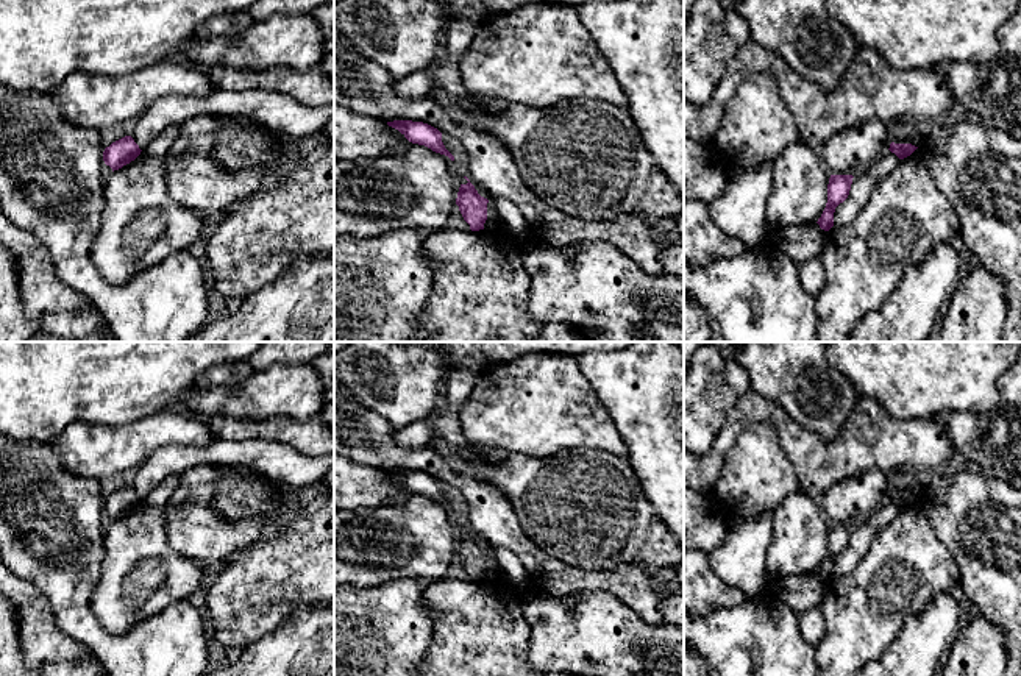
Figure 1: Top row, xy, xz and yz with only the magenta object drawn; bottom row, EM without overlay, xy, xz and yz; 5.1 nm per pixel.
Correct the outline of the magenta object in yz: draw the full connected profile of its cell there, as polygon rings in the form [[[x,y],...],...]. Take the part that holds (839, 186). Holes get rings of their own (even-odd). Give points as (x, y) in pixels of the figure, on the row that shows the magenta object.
[[[831,175],[827,184],[827,203],[816,222],[821,229],[829,231],[834,226],[835,208],[848,198],[852,178],[852,175]]]

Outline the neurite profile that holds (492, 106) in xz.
[[[467,98],[467,101],[461,106],[468,109],[471,114],[481,117],[481,116],[498,116],[504,112],[510,105],[503,98],[487,98],[482,101]]]

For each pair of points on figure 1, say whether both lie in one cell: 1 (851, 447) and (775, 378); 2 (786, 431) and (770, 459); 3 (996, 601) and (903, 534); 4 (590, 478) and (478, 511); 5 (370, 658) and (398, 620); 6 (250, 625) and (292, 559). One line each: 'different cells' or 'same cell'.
1: different cells
2: different cells
3: different cells
4: different cells
5: same cell
6: same cell

